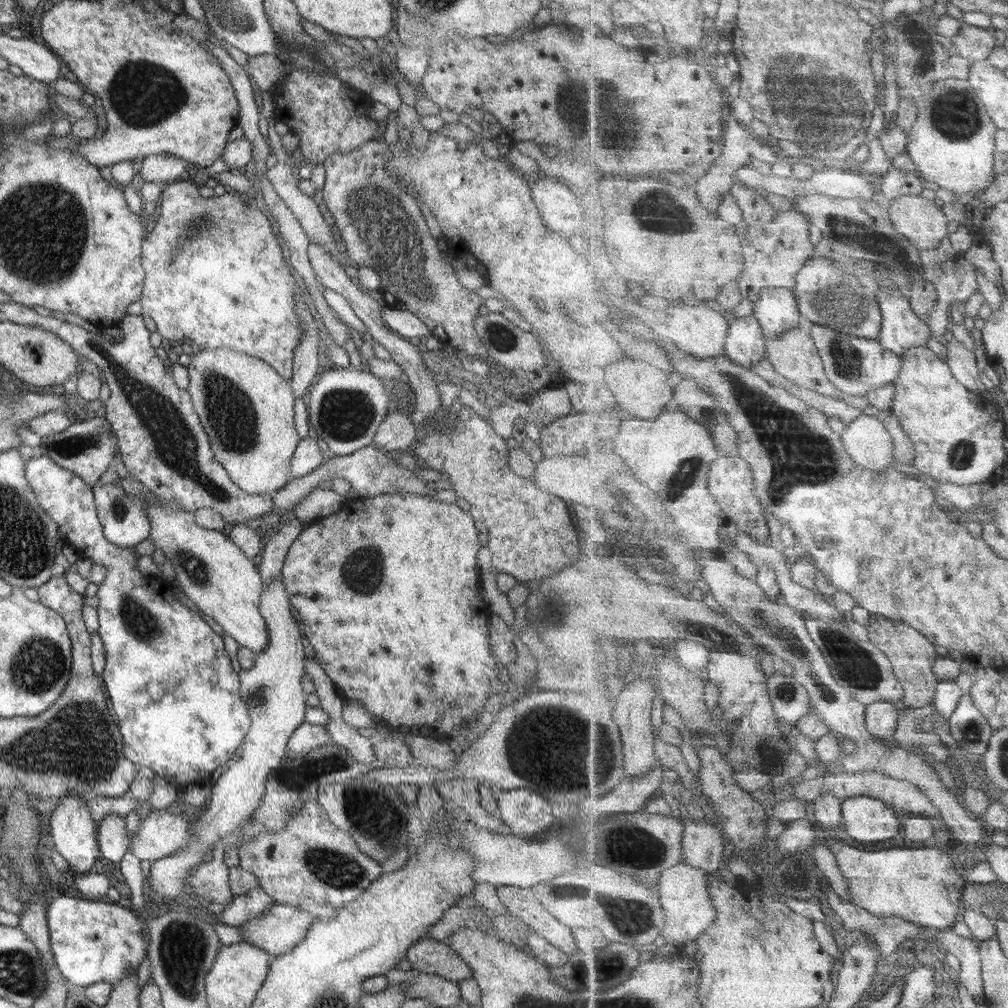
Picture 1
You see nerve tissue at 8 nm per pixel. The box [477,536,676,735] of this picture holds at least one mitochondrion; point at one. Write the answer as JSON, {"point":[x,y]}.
{"point":[539,727]}

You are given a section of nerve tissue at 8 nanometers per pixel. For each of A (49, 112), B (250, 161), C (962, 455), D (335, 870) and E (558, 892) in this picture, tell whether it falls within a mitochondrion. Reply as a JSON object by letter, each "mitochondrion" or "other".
{"A":"other","B":"other","C":"mitochondrion","D":"mitochondrion","E":"mitochondrion"}

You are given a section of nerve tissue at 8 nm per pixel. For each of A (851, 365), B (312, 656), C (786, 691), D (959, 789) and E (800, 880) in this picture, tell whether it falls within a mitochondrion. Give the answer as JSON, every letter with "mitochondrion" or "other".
{"A":"mitochondrion","B":"other","C":"mitochondrion","D":"other","E":"other"}

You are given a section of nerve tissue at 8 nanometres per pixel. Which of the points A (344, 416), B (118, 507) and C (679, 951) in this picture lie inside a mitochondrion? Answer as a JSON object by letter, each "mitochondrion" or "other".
{"A":"mitochondrion","B":"mitochondrion","C":"other"}

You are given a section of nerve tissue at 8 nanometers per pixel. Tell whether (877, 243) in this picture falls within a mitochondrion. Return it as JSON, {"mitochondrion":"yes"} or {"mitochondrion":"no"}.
{"mitochondrion":"yes"}

